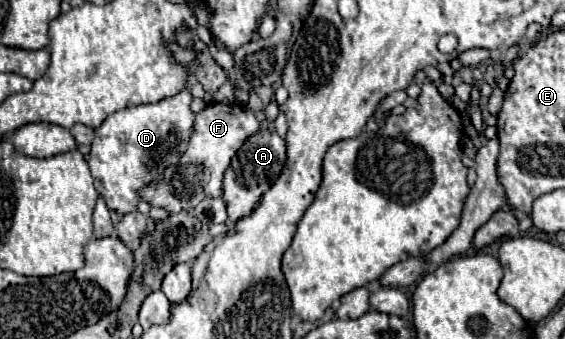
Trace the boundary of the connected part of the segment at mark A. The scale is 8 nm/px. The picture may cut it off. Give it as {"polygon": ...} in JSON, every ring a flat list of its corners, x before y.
{"polygon":[[262,130,250,136,242,144,242,148,236,154,236,160,240,162,242,168,242,184,232,182,232,166,230,166,224,176,224,196,222,196,228,208,228,220,232,222,238,222,242,216,248,216,256,208,258,200,262,198,262,192,266,192,266,188,270,188,270,184,276,180,278,172,282,172,286,162,286,142,276,132]]}

